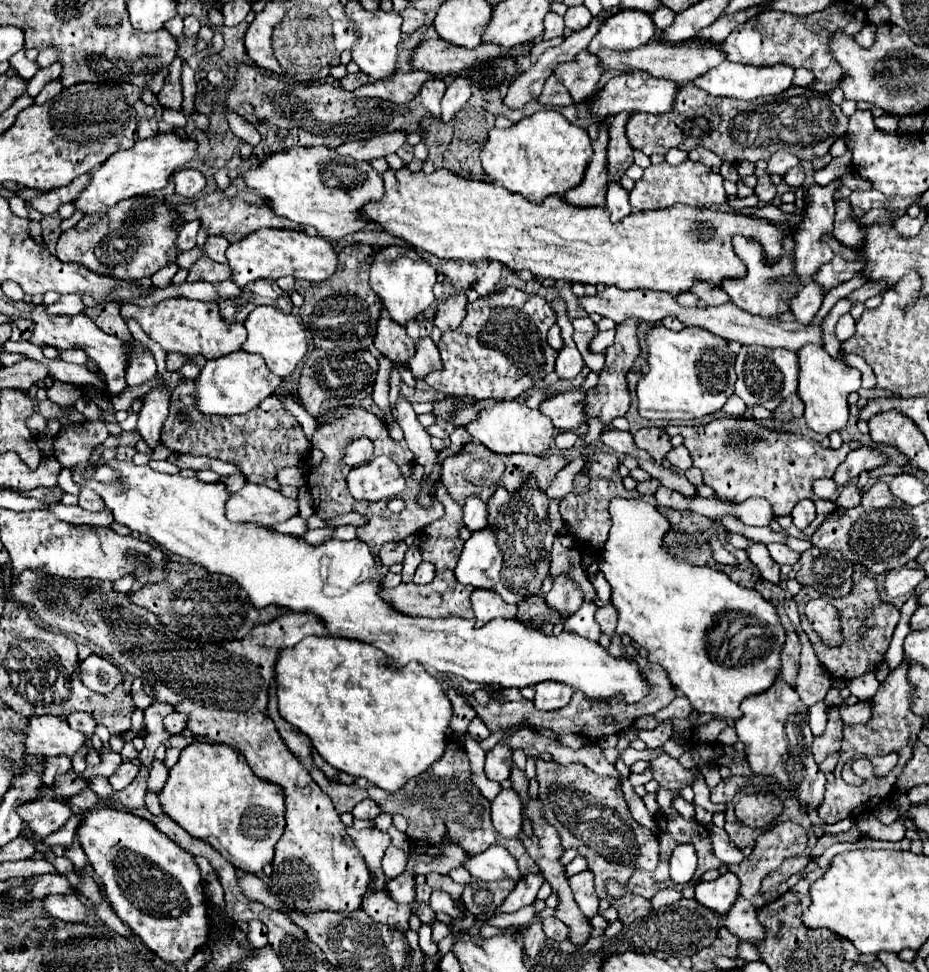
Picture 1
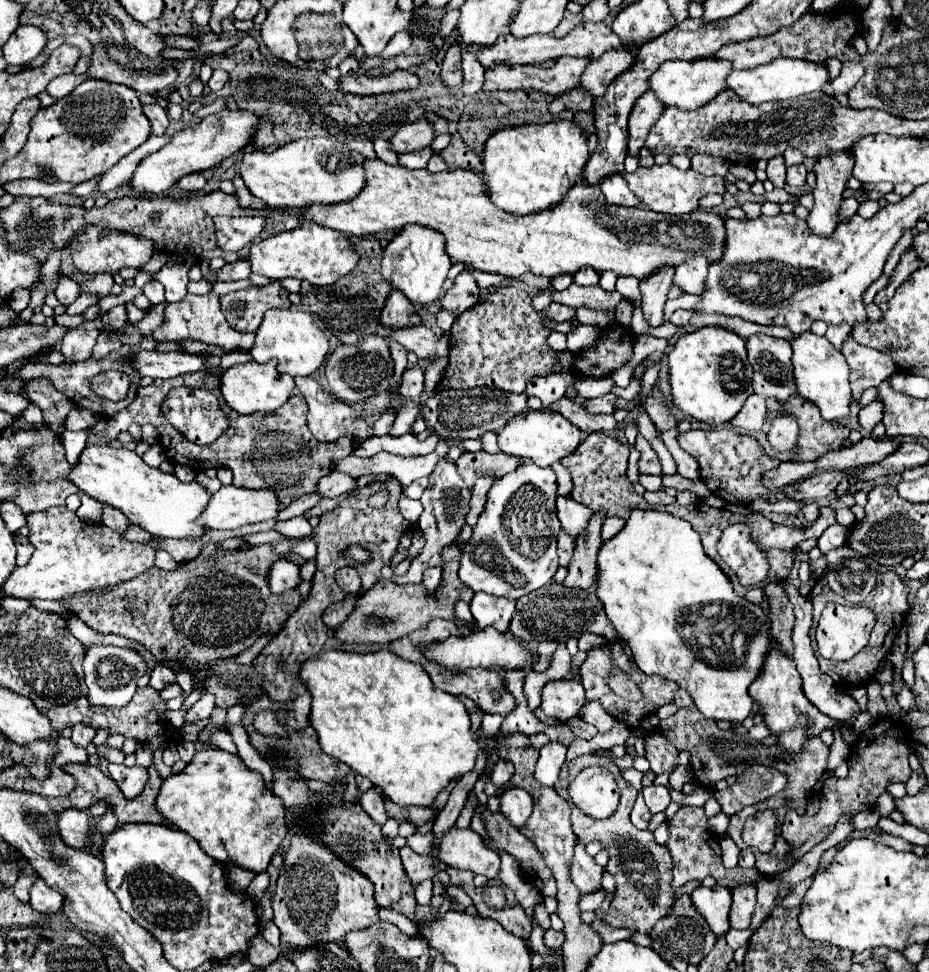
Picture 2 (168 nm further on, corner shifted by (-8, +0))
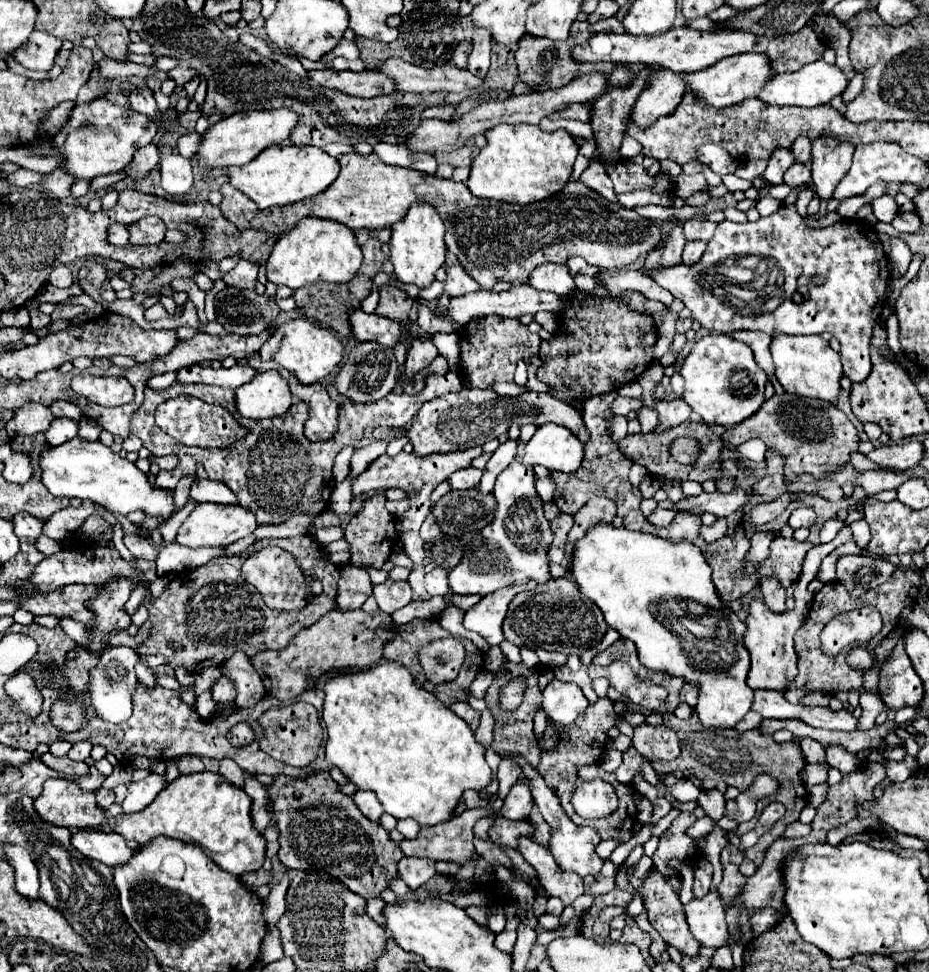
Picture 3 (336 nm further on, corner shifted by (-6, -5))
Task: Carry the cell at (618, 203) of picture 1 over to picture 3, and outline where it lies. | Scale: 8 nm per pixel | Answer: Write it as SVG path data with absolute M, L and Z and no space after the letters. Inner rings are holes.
M592 159L590 165L586 167L586 171L580 175L580 181L582 181L586 187L590 187L590 189L594 189L596 193L600 193L602 197L606 197L608 201L618 203L618 195L616 195L616 191L614 191L614 187L612 187L612 181L610 181L608 173L606 173L606 165L600 165L600 161Z

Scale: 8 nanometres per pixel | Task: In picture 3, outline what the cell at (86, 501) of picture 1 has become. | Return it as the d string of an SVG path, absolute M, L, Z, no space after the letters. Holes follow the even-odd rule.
M124 533L124 545L132 551L132 555L136 557L148 557L148 559L156 559L158 551L154 545L150 545L146 539L142 539L140 535L132 535L132 533Z

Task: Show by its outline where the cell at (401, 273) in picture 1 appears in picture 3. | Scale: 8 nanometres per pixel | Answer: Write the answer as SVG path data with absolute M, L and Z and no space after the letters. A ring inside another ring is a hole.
M412 205L404 221L392 225L390 239L390 261L394 265L394 277L402 283L414 283L418 289L426 289L434 281L434 273L444 267L446 245L444 245L444 223L432 205Z

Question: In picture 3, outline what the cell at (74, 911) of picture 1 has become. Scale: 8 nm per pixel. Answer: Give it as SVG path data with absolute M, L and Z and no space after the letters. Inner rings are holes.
M16 845L12 849L4 849L4 851L6 851L6 861L12 865L14 875L16 875L16 891L26 899L36 901L38 873L36 873L36 865L34 865L32 857L28 857L26 849L16 849Z

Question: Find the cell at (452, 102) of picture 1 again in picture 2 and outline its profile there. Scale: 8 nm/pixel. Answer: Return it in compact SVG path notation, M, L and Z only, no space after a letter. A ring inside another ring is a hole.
M466 50L462 54L462 68L464 68L462 92L464 94L476 94L484 84L484 68L482 68L482 64L478 64L478 60L474 60L472 50Z

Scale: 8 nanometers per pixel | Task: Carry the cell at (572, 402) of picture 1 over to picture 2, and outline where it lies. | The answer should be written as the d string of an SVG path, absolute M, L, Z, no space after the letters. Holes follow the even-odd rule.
M606 394L606 396L600 396L600 398L592 398L592 400L588 400L586 410L590 414L614 414L616 396L614 394Z

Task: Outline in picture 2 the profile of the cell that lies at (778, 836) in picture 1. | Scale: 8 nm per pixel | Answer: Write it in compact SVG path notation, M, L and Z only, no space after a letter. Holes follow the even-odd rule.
M680 808L672 820L668 820L668 832L670 838L666 842L666 848L670 850L670 856L674 860L674 882L672 888L684 886L688 880L704 880L706 876L712 876L720 886L736 888L740 884L758 884L760 872L756 868L744 870L740 866L726 870L720 860L720 844L714 840L714 832L708 830L708 818L704 814L704 808Z

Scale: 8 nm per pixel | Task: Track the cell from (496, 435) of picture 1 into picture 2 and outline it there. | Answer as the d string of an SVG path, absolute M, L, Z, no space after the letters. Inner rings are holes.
M550 410L528 412L526 418L516 416L498 432L498 444L504 454L516 458L528 458L538 466L552 466L554 462L560 462L564 456L574 454L580 442L582 442L580 430L574 428L574 424L570 424L570 420L566 420L562 414Z

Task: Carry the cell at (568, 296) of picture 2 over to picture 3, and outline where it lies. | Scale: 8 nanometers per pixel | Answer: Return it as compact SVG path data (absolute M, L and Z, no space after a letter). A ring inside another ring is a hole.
M514 285L510 287L510 291L502 291L502 293L494 293L494 291L476 291L476 293L468 293L464 297L456 297L450 299L450 309L448 315L460 323L466 325L468 321L474 321L476 317L486 317L486 315L500 315L500 317L522 317L526 313L536 315L538 311L552 311L552 313L562 313L566 307L566 301L560 299L556 293L548 293L548 291L540 291L534 289L532 285Z

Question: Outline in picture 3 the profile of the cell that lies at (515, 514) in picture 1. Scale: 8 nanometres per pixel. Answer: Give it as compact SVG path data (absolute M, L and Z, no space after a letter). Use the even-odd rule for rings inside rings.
M534 424L521 427L517 455L498 475L494 485L494 519L476 535L476 539L472 539L472 545L468 545L462 561L448 573L450 587L458 595L474 593L484 597L500 587L526 585L528 581L544 585L550 579L548 547L554 539L554 531L550 529L550 521L544 517L544 501L534 487L534 471L526 469L522 463L524 447L536 429Z

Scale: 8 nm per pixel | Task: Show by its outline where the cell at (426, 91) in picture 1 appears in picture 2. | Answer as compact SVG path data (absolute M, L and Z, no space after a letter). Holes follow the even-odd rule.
M452 42L446 56L444 56L444 62L442 62L442 80L444 84L454 92L458 88L458 84L462 84L462 44L460 42Z

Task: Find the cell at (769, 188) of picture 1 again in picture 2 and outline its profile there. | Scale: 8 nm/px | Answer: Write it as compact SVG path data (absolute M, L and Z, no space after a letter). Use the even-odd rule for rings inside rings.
M774 156L768 160L768 168L766 168L768 180L776 186L776 188L784 188L786 184L786 164L782 156Z

